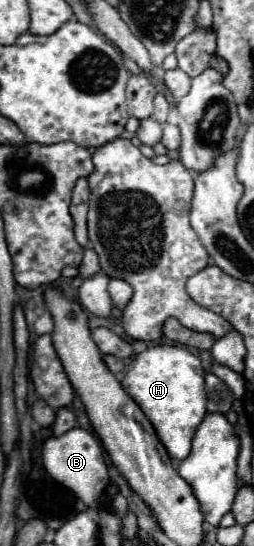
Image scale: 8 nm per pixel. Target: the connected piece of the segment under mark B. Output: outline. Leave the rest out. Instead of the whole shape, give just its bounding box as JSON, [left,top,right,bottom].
[43,428,109,508]

